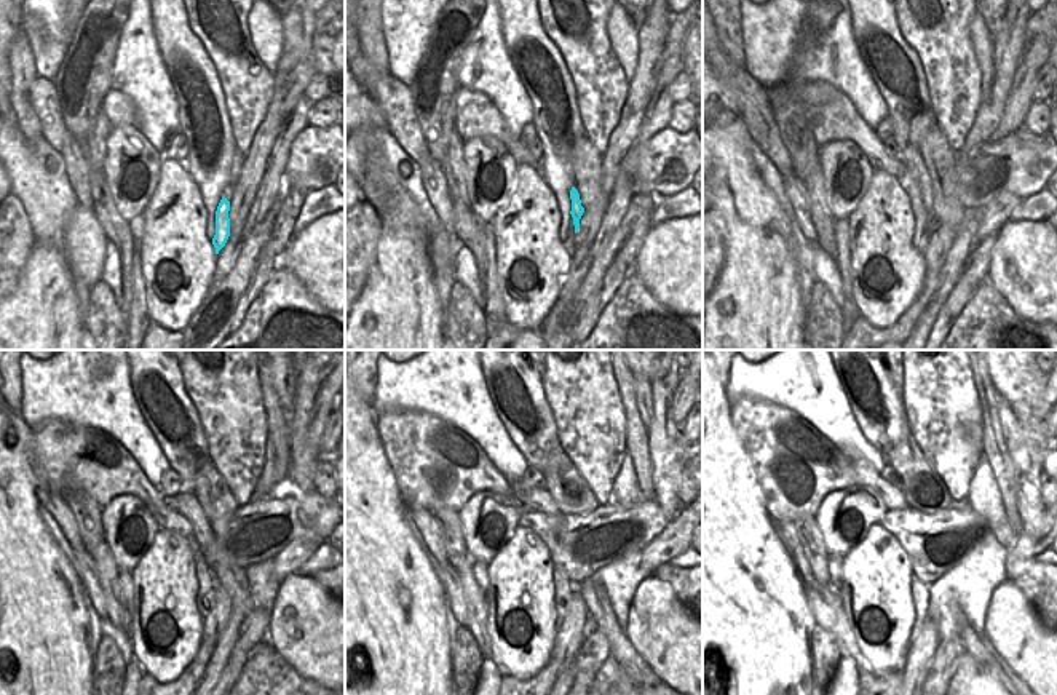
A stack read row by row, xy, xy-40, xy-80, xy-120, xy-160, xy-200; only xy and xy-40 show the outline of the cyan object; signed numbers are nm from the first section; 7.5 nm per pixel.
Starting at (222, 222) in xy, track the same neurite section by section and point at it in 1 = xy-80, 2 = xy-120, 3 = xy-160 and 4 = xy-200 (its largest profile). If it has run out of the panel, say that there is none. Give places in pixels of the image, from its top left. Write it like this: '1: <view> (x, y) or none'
1: xy-80 (910, 157)
2: xy-120 (189, 507)
3: xy-160 (540, 499)
4: xy-200 (866, 473)

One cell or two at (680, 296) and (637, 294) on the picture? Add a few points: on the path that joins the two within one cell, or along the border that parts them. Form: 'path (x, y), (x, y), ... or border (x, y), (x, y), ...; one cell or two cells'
border (633, 270), (658, 301), (684, 315); two cells

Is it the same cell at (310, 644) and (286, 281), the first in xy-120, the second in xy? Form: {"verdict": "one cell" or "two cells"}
{"verdict": "two cells"}

